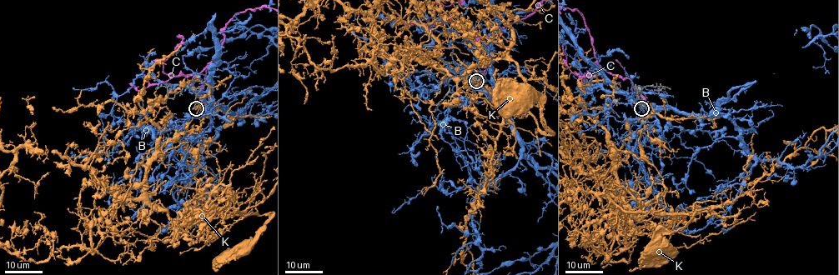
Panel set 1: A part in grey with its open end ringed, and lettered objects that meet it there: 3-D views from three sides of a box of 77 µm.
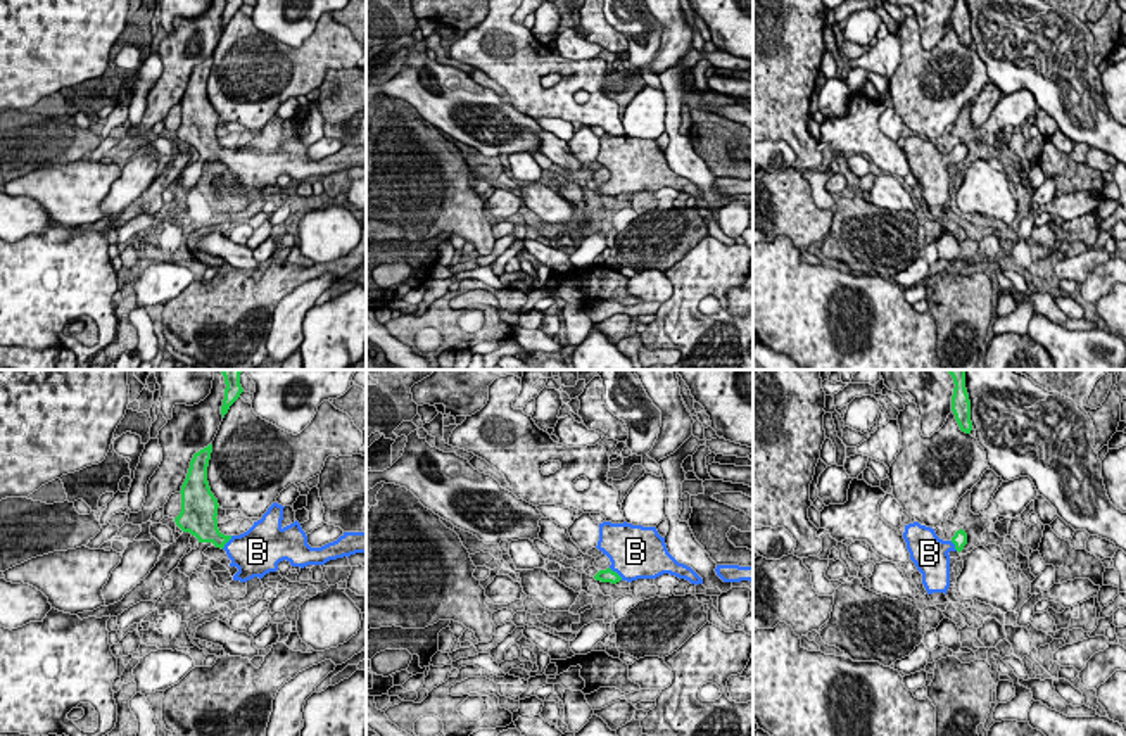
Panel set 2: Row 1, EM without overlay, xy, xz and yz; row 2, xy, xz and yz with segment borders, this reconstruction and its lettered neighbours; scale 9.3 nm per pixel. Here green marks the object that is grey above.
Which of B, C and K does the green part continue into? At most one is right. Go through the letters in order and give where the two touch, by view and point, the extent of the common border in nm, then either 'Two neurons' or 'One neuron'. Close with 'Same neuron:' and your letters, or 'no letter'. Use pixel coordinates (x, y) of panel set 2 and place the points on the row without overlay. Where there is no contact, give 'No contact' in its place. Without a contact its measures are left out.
B: Touches green at xz (617, 187). Shared border 170 nm. One neuron
C: No contact. Two neurons
K: No contact. Two neurons
Same neuron: B

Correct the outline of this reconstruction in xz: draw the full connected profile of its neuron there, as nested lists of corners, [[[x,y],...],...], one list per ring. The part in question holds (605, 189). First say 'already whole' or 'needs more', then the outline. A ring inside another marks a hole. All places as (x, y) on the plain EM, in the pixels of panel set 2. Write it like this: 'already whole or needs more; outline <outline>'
needs more; outline [[[603,135],[596,161],[611,174],[606,183],[594,188],[596,194],[617,197],[670,187],[696,199],[703,197],[691,180],[679,176],[668,166],[665,150],[658,147],[656,140]]]

